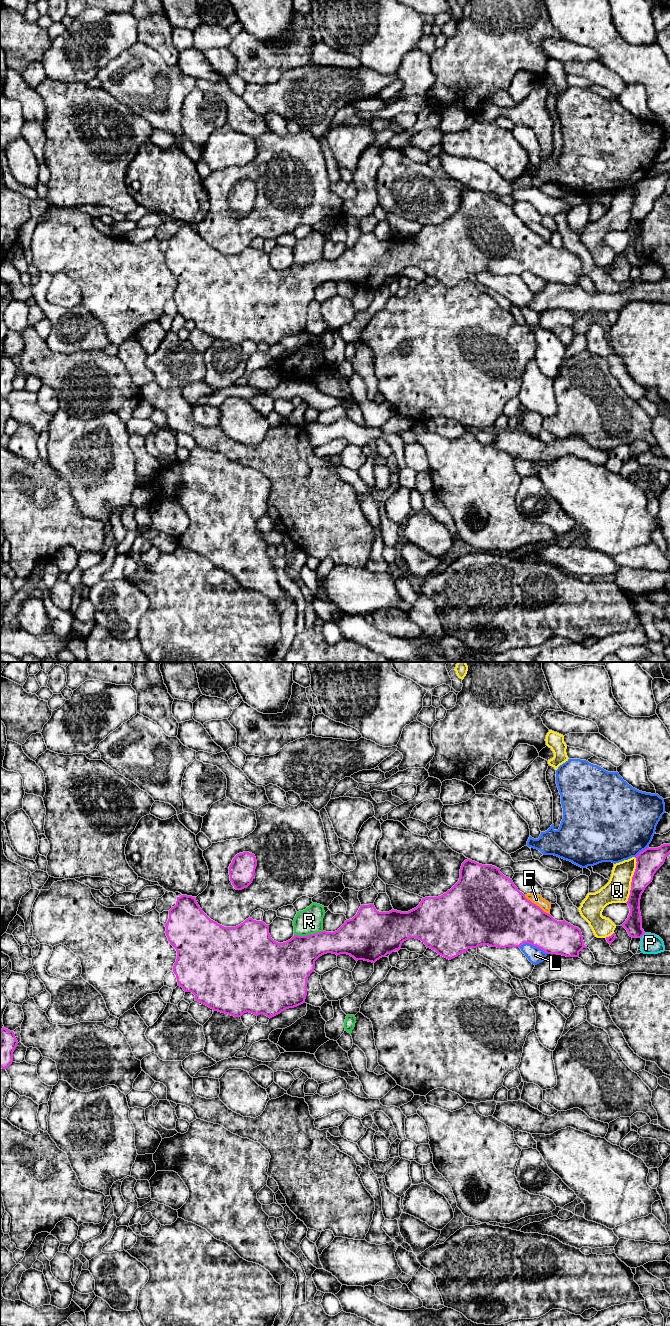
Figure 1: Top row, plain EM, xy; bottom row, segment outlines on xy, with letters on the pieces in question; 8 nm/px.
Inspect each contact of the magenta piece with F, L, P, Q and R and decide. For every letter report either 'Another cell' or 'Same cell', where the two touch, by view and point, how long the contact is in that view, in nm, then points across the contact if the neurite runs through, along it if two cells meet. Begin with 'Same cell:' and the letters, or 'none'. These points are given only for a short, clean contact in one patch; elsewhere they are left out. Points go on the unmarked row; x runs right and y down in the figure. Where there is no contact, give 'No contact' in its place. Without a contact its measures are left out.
Same cell: none
F: Another cell. Touches magenta at xy (536, 233). Shared border 260 nm
L: Another cell. Touches magenta at xy (533, 273). Shared border 240 nm
P: Another cell. Touches magenta at xy (642, 263). Shared border 60 nm
Q: Another cell. Touches magenta at xy (632, 208). Shared border 380 nm
R: Another cell. Touches magenta at xy (308, 263). Shared border 240 nm

